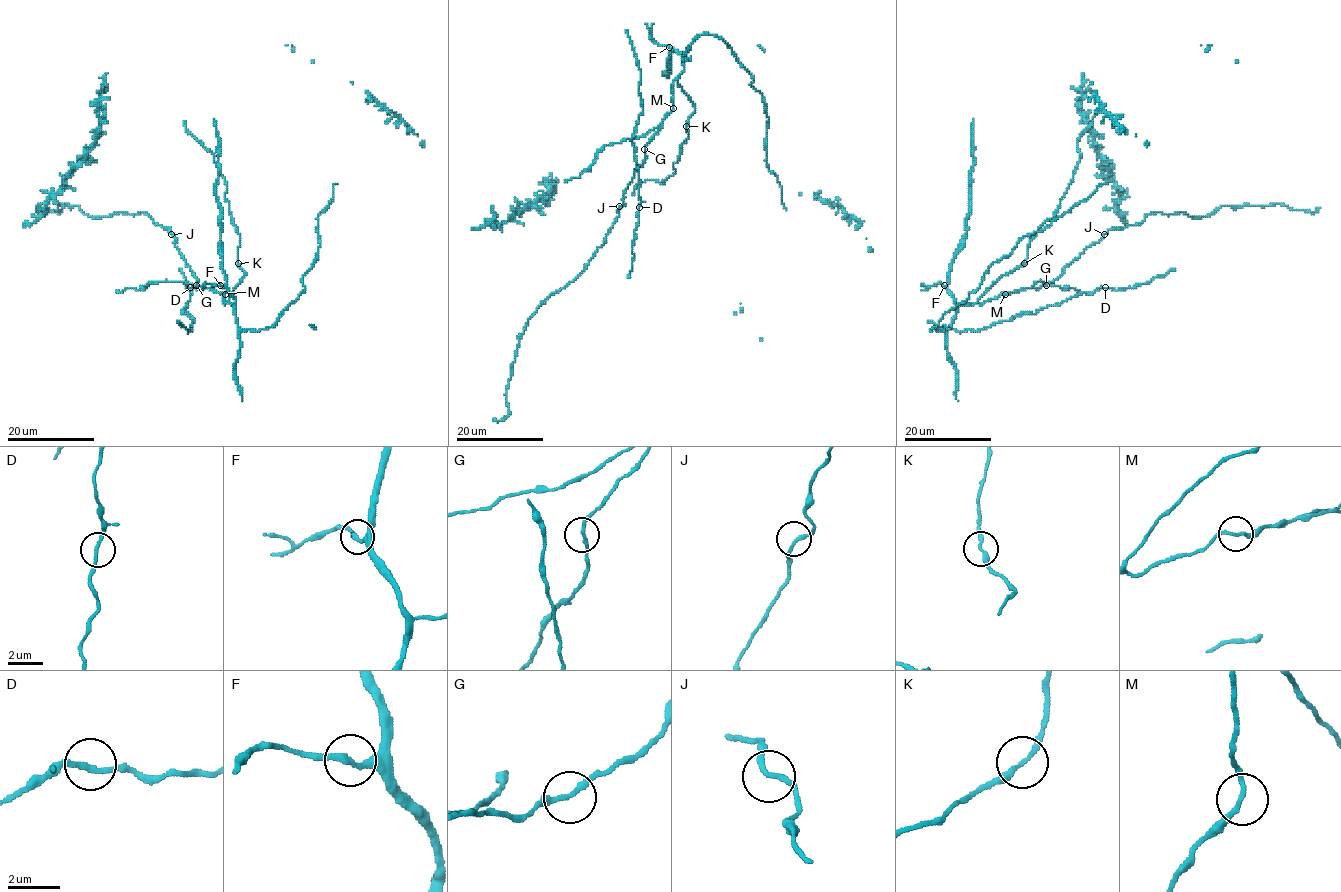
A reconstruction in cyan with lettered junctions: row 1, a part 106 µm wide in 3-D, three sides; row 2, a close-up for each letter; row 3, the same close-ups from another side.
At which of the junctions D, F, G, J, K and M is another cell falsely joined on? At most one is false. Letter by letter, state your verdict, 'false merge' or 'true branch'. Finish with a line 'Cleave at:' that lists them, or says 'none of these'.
D: true branch
F: true branch
G: true branch
J: true branch
K: true branch
M: true branch
Cleave at: none of these

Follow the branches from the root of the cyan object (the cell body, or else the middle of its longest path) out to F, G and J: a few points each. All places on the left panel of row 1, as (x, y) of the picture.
F: (242, 330), (236, 321), (235, 299), (221, 285)
G: (242, 330), (236, 321), (235, 305), (224, 302), (225, 294), (196, 285)
J: (242, 330), (236, 321), (235, 305), (224, 302), (225, 294), (197, 285), (171, 234)

